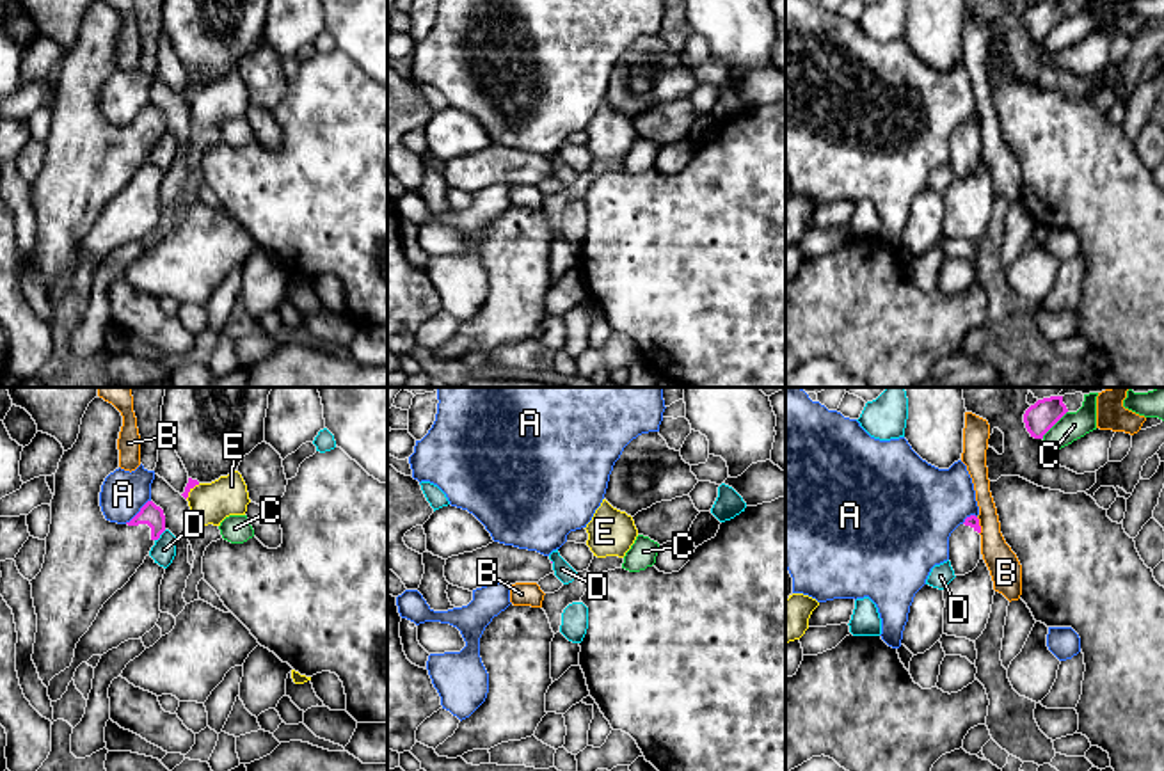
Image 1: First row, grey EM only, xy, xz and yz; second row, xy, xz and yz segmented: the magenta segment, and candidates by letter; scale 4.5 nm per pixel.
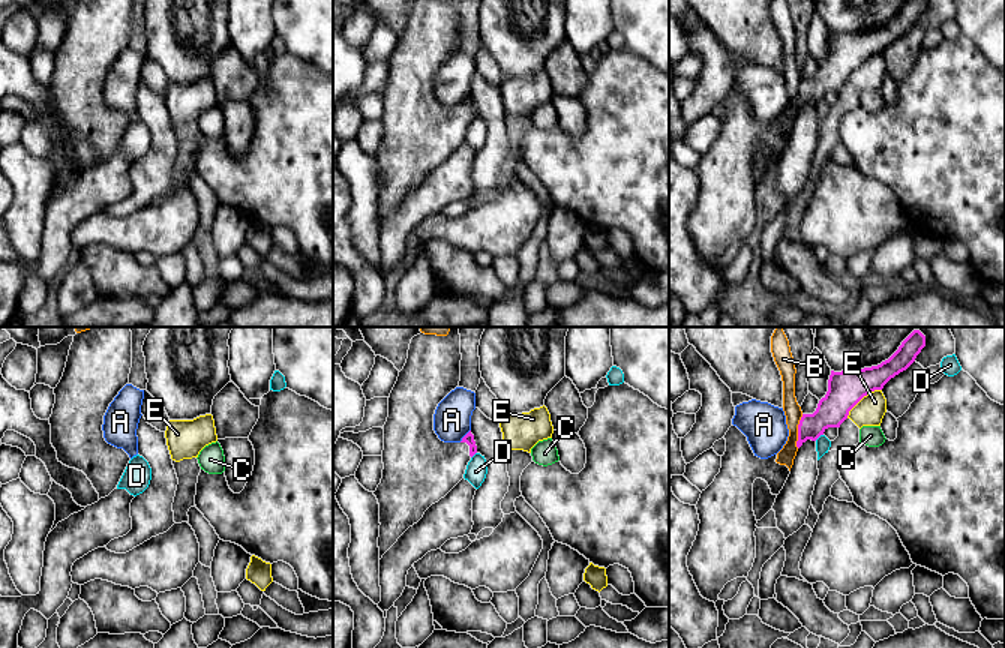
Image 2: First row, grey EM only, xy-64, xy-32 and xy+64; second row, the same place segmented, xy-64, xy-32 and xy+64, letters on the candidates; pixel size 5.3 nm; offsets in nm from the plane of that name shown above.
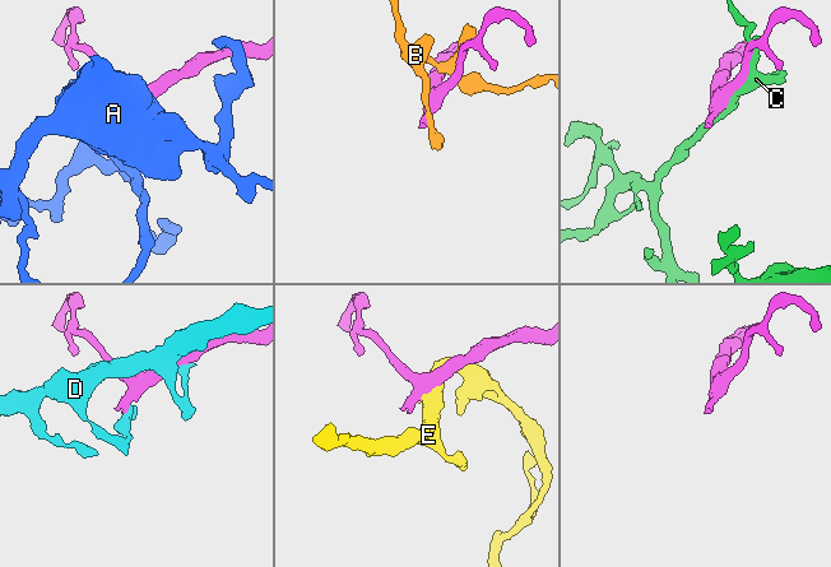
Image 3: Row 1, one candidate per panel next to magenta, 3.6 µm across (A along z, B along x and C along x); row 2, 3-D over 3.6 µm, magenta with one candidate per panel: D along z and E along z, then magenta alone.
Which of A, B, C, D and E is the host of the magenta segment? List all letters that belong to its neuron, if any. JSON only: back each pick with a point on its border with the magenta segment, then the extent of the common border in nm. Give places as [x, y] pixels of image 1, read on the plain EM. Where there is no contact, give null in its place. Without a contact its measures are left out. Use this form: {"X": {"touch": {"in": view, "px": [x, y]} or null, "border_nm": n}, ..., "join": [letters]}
{"join": []}

